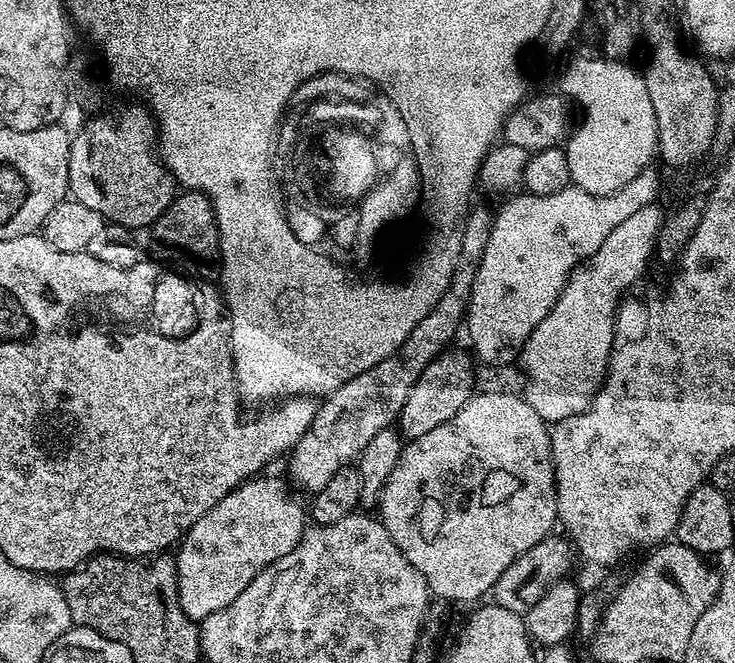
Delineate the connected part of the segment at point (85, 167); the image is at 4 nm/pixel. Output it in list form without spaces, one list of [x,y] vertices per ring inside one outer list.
[[[136,103],[126,105],[117,116],[93,115],[84,124],[82,131],[72,136],[68,190],[71,199],[82,202],[82,206],[90,206],[97,217],[133,230],[141,230],[147,229],[167,210],[172,199],[178,195],[178,185],[160,159],[156,117],[143,103]]]

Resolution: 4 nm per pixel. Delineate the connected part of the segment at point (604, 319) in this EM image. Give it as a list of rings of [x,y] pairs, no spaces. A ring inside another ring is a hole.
[[[659,203],[642,206],[642,210],[630,214],[630,218],[626,218],[626,222],[614,229],[614,234],[610,234],[610,238],[606,238],[606,242],[598,246],[598,250],[588,261],[569,274],[558,302],[554,302],[550,314],[546,314],[546,318],[542,318],[538,326],[534,326],[534,334],[530,334],[526,346],[520,351],[518,368],[524,371],[523,398],[530,402],[530,406],[534,406],[535,412],[546,422],[574,418],[574,414],[582,414],[592,405],[592,399],[608,370],[612,340],[616,336],[616,309],[625,299],[624,291],[639,282],[648,259],[653,259],[658,230],[666,215],[665,209],[660,207]]]

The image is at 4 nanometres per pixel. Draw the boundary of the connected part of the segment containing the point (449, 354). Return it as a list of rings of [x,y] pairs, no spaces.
[[[445,350],[435,356],[430,366],[422,370],[418,382],[414,382],[414,390],[410,390],[410,398],[406,398],[406,406],[402,406],[400,417],[395,422],[395,427],[405,441],[422,438],[422,434],[442,426],[442,422],[450,422],[450,418],[454,418],[454,414],[458,414],[458,410],[462,410],[462,406],[466,406],[474,394],[475,388],[472,387],[476,380],[472,377],[473,357],[452,351]]]

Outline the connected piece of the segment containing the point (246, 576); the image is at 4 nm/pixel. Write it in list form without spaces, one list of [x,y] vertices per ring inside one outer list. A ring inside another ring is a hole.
[[[260,474],[245,480],[233,492],[226,494],[226,498],[222,498],[210,510],[206,510],[206,514],[202,514],[202,518],[198,518],[194,526],[190,526],[190,530],[175,549],[178,598],[182,610],[191,620],[199,622],[210,614],[230,606],[230,602],[234,602],[234,598],[238,598],[238,594],[242,594],[242,590],[246,590],[246,586],[250,586],[250,582],[258,578],[263,568],[290,554],[290,550],[294,550],[294,546],[298,546],[298,542],[304,536],[305,505],[303,508],[292,497],[293,489],[283,479],[280,481],[278,477],[268,475]]]

